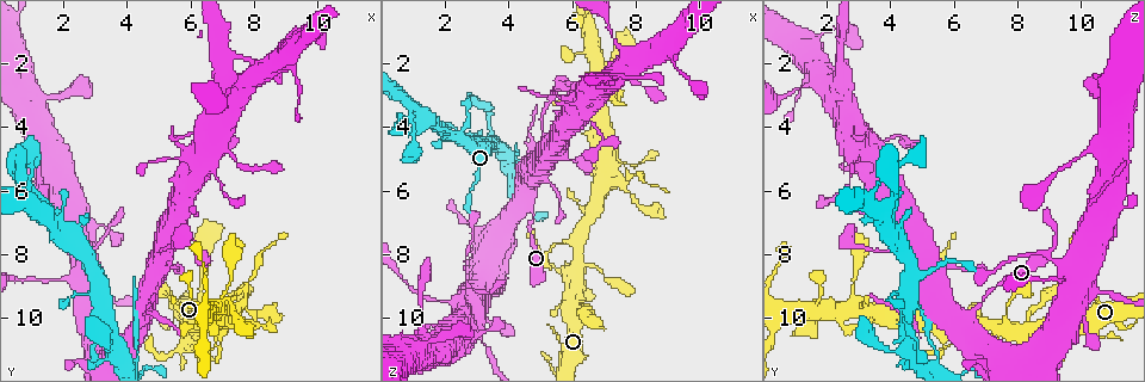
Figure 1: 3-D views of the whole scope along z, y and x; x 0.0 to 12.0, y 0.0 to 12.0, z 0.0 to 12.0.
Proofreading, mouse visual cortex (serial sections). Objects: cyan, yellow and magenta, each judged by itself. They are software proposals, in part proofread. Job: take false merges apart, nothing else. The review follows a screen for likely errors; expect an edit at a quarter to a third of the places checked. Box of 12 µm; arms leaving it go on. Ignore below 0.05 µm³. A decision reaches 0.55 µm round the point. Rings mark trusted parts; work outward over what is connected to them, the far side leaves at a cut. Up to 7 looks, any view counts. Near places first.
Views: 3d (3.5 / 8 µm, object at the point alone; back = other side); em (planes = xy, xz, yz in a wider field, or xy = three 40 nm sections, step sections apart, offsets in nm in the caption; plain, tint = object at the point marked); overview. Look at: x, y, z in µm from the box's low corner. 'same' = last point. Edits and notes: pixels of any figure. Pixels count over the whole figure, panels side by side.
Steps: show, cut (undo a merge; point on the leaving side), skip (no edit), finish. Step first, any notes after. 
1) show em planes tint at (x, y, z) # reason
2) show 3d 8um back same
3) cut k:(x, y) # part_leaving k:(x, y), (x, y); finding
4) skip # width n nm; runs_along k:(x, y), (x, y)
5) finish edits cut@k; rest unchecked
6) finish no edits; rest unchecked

show 3d 3.5um at (2.7, 8.1, 9.0) # a narrow waist

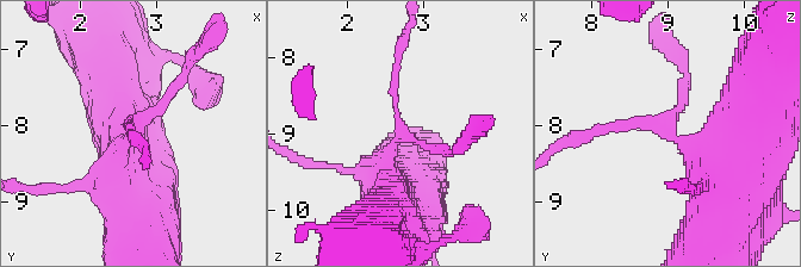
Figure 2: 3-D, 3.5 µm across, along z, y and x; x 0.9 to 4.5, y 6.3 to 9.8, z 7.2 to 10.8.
show em xy step 1 tint at (2.75, 8.00, 9.05)

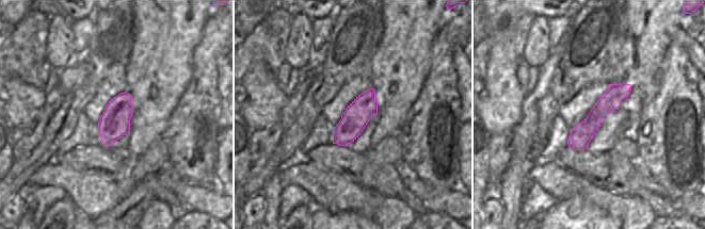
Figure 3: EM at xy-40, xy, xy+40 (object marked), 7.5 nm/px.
show em xy step 3 tint same

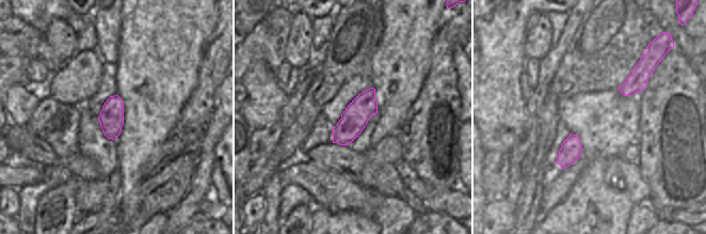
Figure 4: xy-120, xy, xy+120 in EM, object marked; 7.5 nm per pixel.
skip # runs_along 2:(736, 202), (659, 122), (595, 129); all the same cell

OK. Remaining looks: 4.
show 3d 8um at (1.1, 6.5, 4.0) # branch point

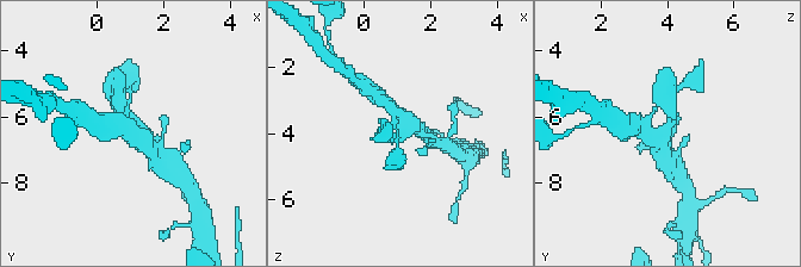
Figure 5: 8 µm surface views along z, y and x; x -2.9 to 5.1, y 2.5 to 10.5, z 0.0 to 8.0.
show 3d 3.5um at (1.2, 6.4, 3.9) # zoom in

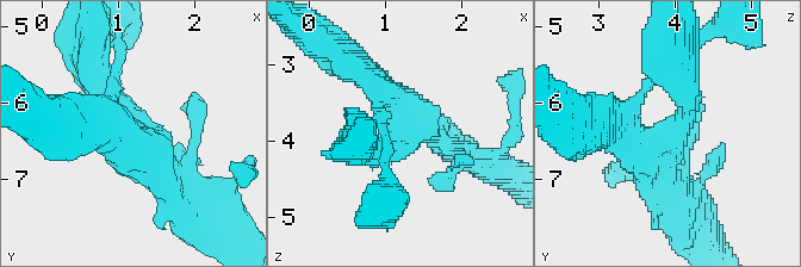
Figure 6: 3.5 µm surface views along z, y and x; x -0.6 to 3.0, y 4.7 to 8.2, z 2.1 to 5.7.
show em xy step 2 tint at (1.25, 6.40, 3.95) # now the EM

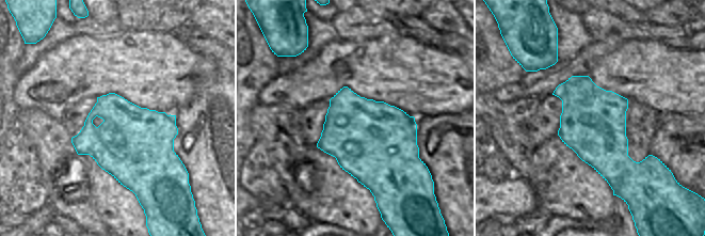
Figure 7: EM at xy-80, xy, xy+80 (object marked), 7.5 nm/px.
skip # all the same cell

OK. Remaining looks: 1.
finish no edits; rest unchecked

